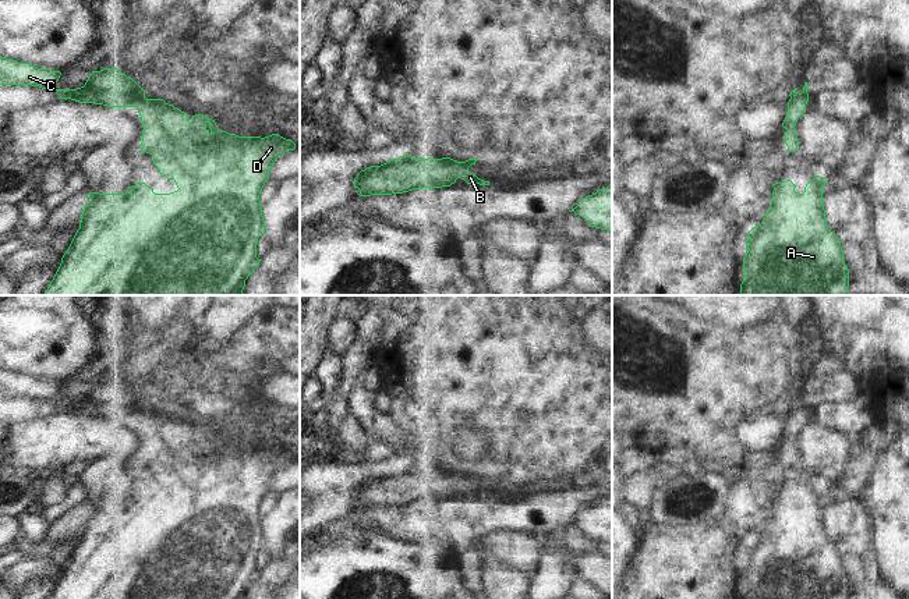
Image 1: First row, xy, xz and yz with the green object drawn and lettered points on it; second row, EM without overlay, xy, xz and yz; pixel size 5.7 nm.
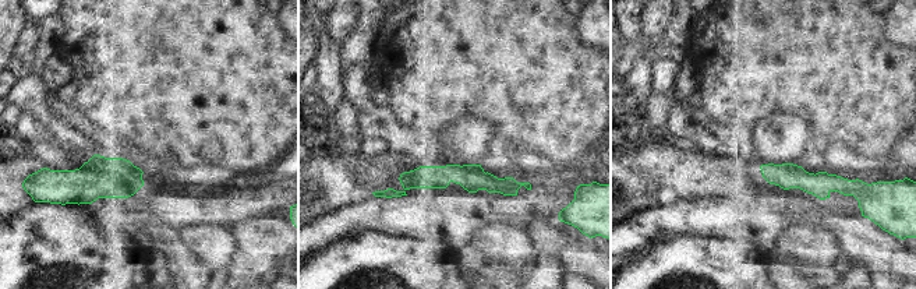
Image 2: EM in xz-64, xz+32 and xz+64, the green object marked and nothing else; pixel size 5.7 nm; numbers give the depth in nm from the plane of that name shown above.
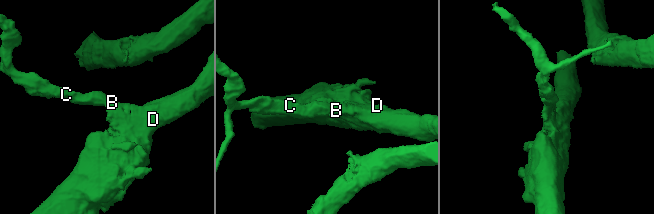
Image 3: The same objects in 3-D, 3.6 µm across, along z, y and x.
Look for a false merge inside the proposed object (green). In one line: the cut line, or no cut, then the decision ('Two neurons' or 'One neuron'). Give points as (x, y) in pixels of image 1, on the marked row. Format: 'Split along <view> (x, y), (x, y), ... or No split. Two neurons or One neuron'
No split. One neuron.

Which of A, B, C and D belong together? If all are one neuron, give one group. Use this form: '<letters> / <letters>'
A B C D

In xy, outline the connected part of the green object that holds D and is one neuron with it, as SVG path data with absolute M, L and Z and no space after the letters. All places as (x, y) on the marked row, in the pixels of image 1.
M117 68L92 71L84 86L77 89L56 89L54 92L60 99L71 99L79 103L103 104L107 107L135 107L144 127L142 142L139 145L141 152L152 155L153 164L158 167L160 176L173 180L178 189L170 194L155 194L152 187L148 187L145 182L137 182L135 185L128 187L130 191L125 194L89 192L89 199L81 213L79 228L67 252L63 255L61 263L43 295L241 295L245 280L254 273L261 262L261 259L257 258L257 241L265 234L265 220L262 216L263 206L259 201L261 191L269 180L269 170L276 159L286 150L294 150L296 143L279 134L272 134L265 138L229 134L220 131L215 120L208 118L204 114L192 116L192 121L190 123L187 113L166 103L163 99L146 99L145 91L132 78Z

